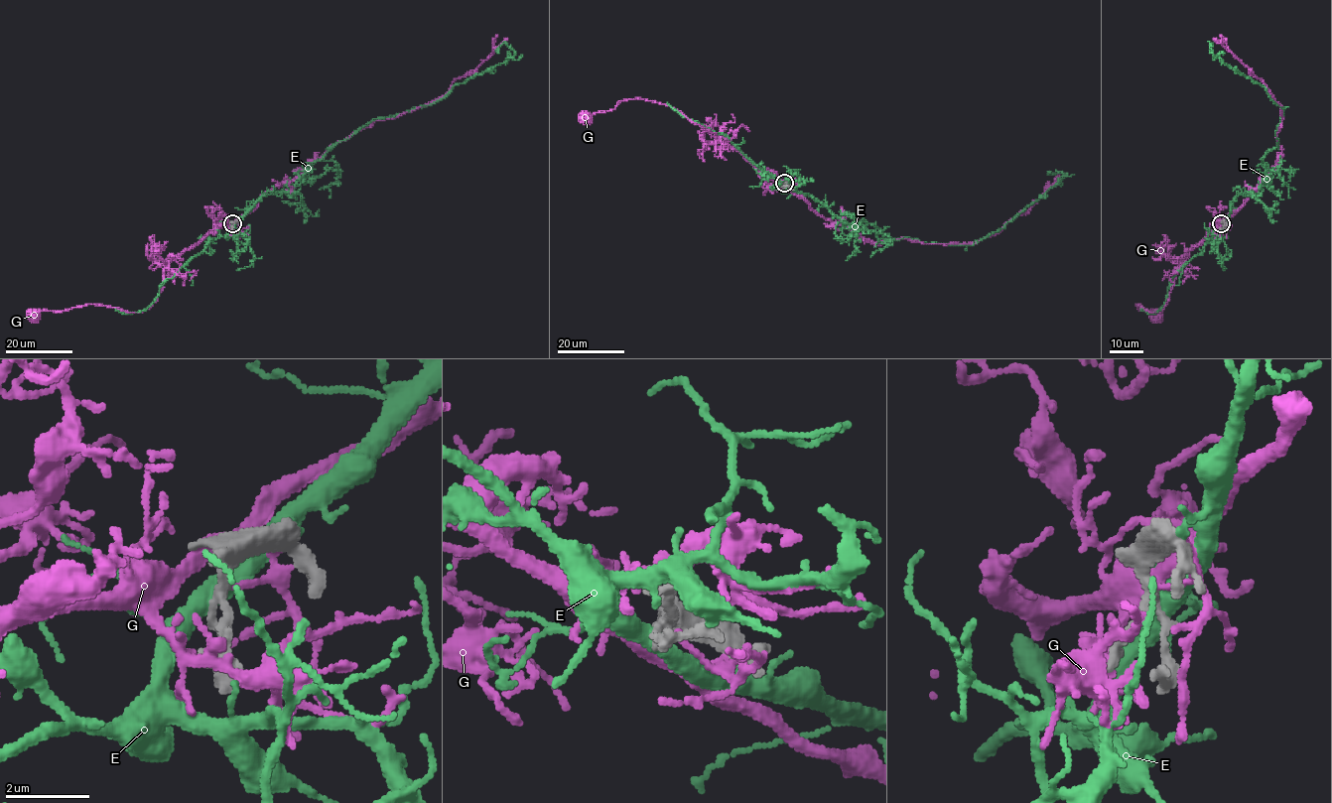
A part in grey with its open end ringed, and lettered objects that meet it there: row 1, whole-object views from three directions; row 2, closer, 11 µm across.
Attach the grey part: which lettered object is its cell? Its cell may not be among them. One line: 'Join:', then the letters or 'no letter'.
Join: no letter

